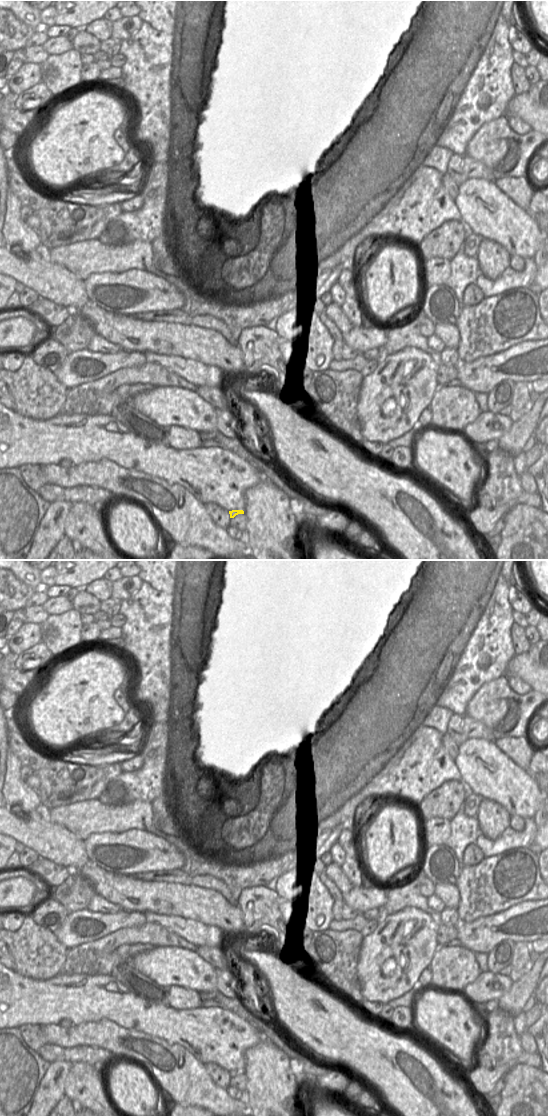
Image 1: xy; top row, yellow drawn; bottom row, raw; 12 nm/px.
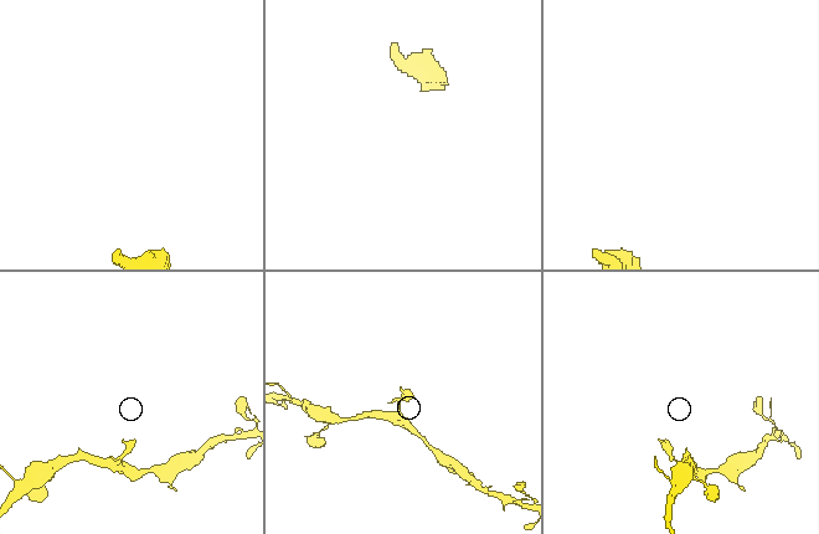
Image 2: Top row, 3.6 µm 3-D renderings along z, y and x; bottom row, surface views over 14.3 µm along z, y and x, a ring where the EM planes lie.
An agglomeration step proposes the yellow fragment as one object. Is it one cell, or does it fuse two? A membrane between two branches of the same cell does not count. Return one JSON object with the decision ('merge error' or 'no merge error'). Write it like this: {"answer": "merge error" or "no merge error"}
{"answer": "no merge error"}

